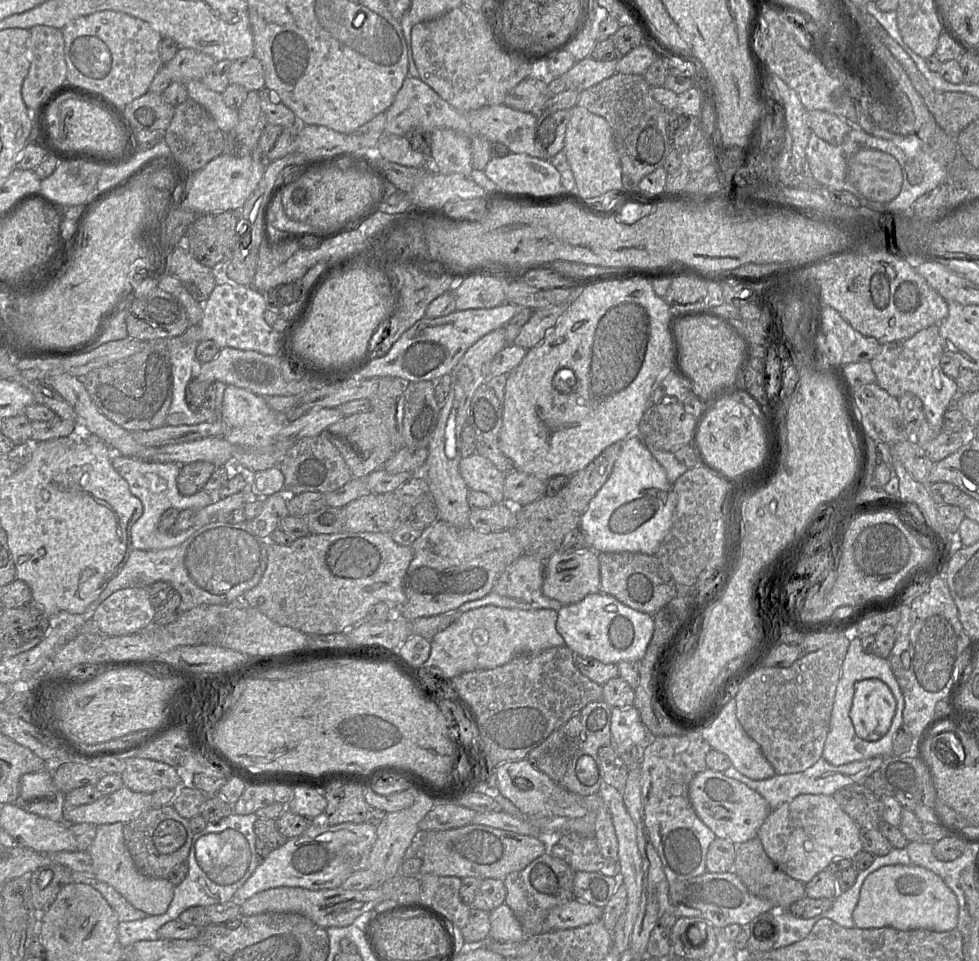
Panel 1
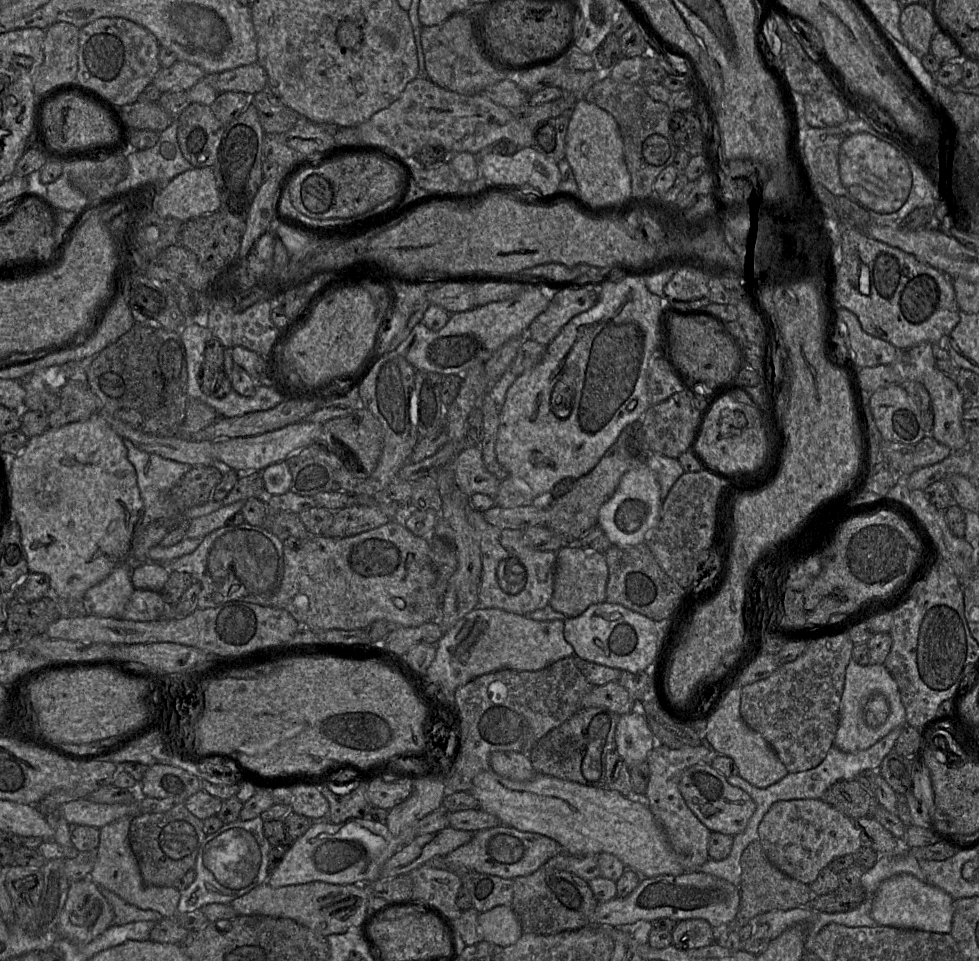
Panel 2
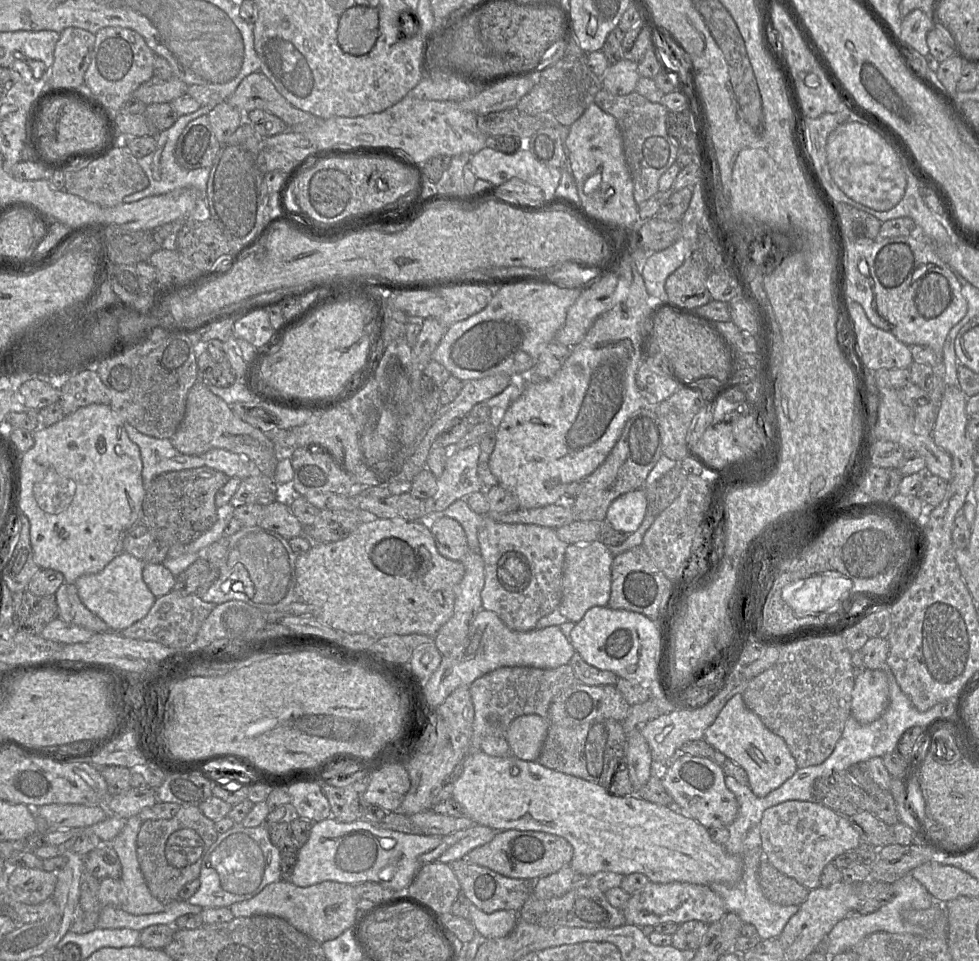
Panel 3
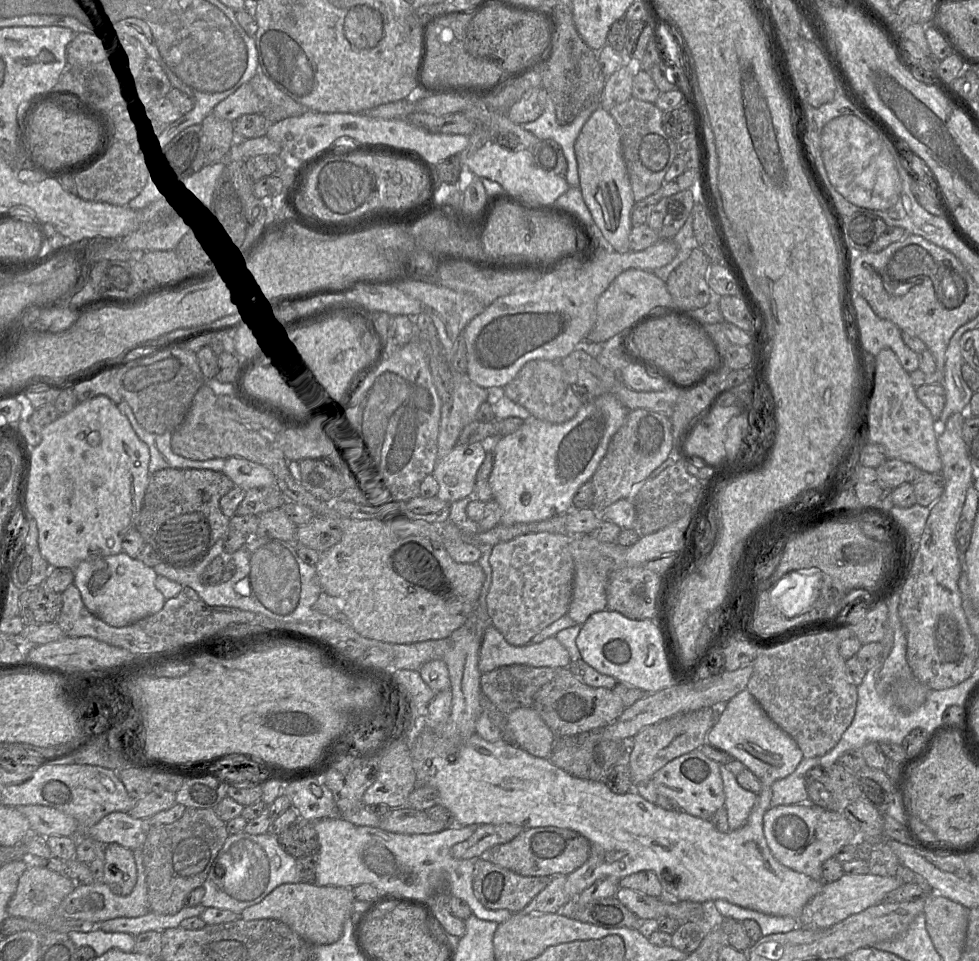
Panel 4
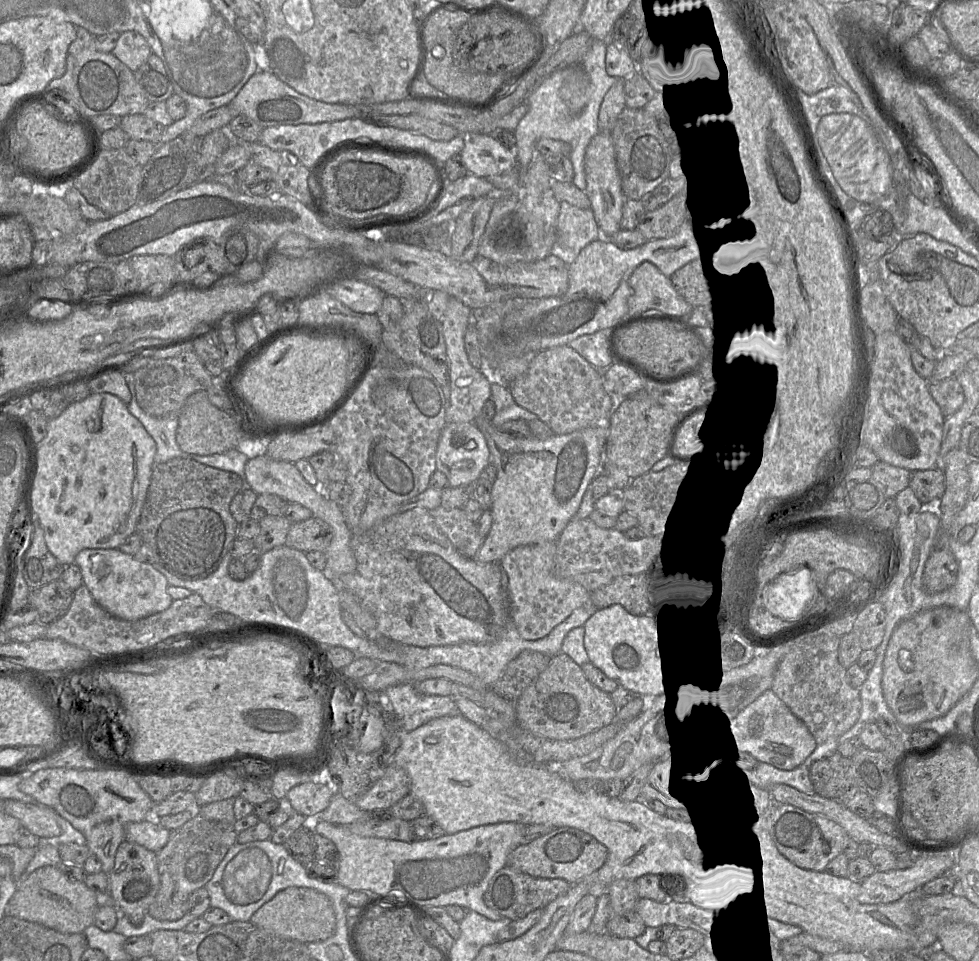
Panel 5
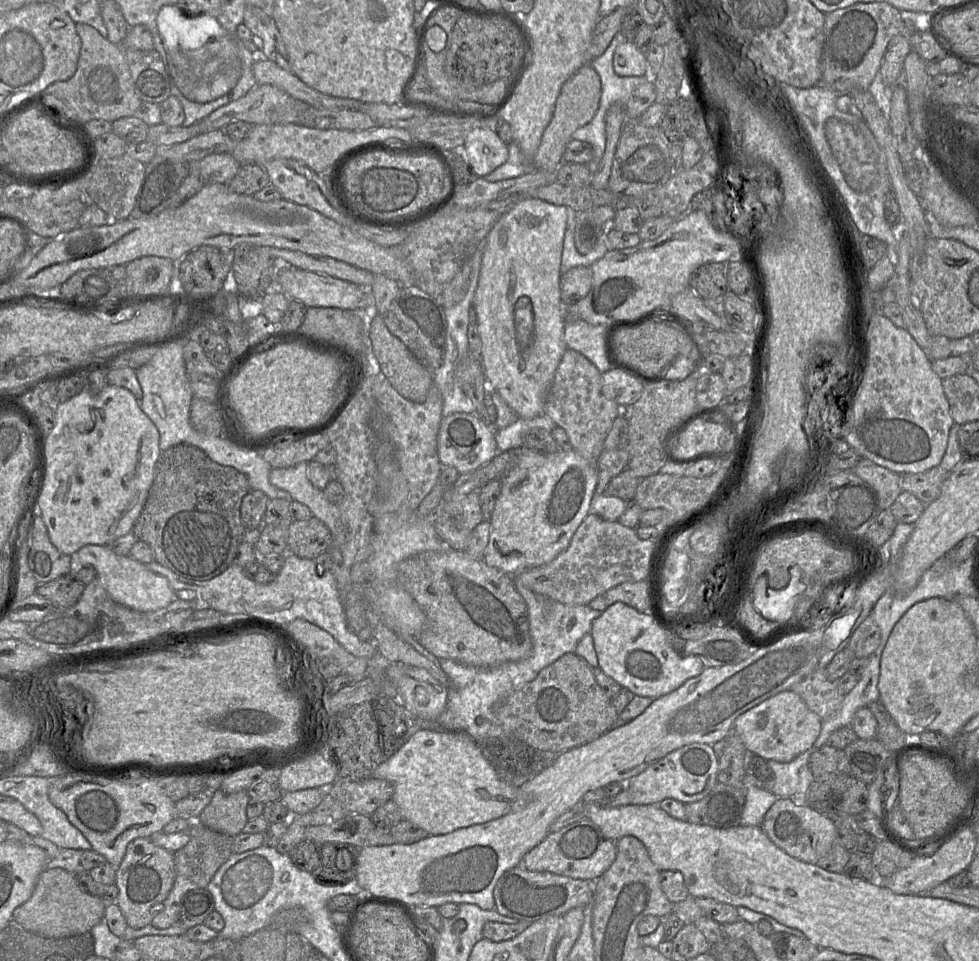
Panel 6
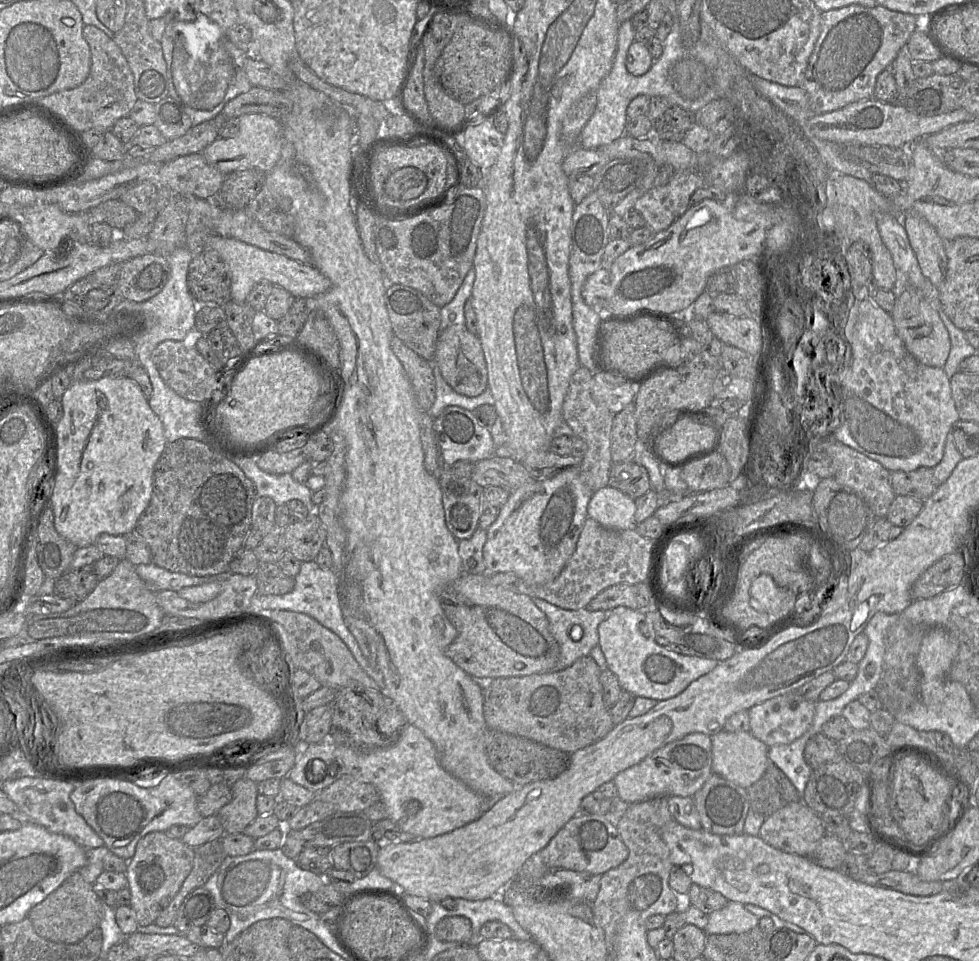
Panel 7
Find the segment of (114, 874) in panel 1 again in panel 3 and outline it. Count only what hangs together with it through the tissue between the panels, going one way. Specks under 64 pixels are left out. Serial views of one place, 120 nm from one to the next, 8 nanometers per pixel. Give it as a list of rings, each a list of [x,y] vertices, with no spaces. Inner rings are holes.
[[[138,815],[128,818],[121,832],[111,841],[111,845],[119,857],[122,873],[117,879],[104,878],[100,880],[98,899],[102,907],[111,905],[133,915],[144,915],[162,912],[169,905],[160,902],[151,894],[140,869],[136,840],[141,825],[142,820]]]

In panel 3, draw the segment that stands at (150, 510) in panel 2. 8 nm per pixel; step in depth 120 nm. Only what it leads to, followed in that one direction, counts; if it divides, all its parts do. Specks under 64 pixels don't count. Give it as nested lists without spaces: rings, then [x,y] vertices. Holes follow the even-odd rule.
[[[124,422],[124,428],[129,439],[140,449],[145,491],[160,474],[205,466],[205,460],[201,456],[179,452],[170,439],[158,439],[143,434],[128,422]]]

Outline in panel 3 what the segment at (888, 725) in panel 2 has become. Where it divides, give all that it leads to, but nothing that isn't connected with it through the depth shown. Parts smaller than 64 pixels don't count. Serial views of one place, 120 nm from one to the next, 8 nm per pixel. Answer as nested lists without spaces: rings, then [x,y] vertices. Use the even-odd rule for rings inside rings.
[[[865,669],[857,675],[852,690],[850,715],[859,723],[877,720],[888,706],[888,681],[882,669]]]

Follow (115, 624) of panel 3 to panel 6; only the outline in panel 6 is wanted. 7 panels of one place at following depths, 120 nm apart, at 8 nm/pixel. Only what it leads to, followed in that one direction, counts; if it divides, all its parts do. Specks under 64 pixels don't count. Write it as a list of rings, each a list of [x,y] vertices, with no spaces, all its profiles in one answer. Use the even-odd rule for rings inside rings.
[[[88,544],[70,556],[73,558],[73,564],[94,566],[97,578],[109,596],[115,602],[133,610],[155,611],[166,607],[176,598],[176,593],[166,577],[153,572],[130,555],[116,554],[108,545]]]

